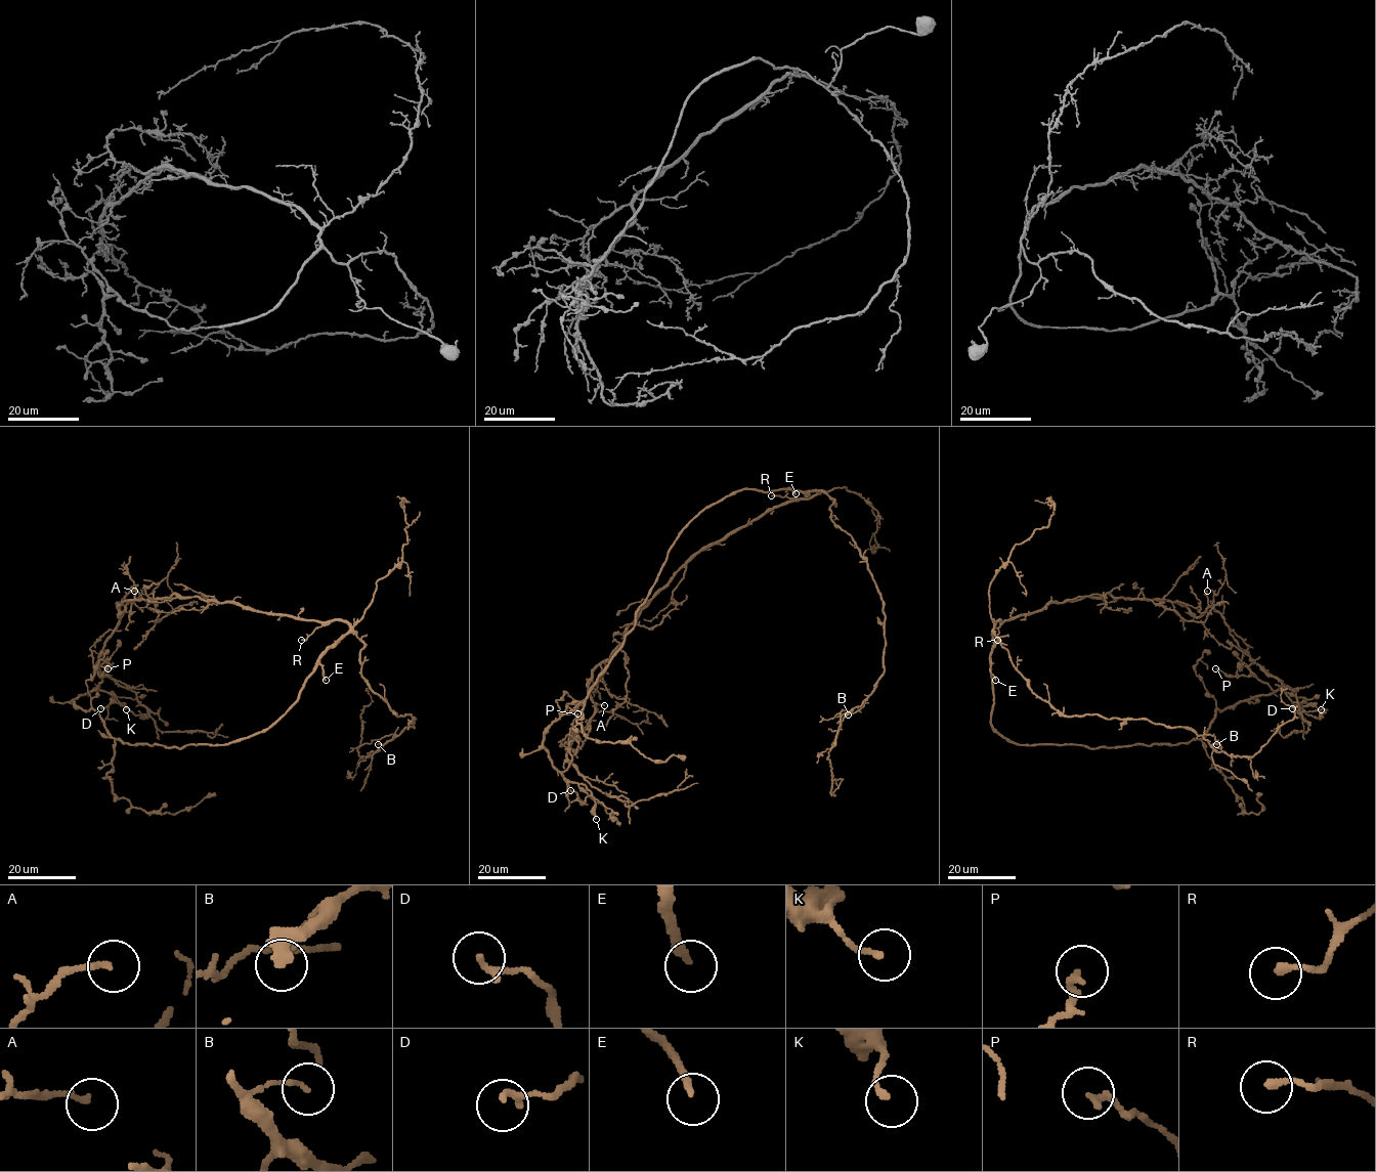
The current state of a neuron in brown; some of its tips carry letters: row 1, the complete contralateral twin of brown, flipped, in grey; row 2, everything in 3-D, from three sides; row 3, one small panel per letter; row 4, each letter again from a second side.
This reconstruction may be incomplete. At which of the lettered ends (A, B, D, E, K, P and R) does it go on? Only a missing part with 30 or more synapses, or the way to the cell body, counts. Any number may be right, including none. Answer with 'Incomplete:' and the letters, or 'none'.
Incomplete: E

